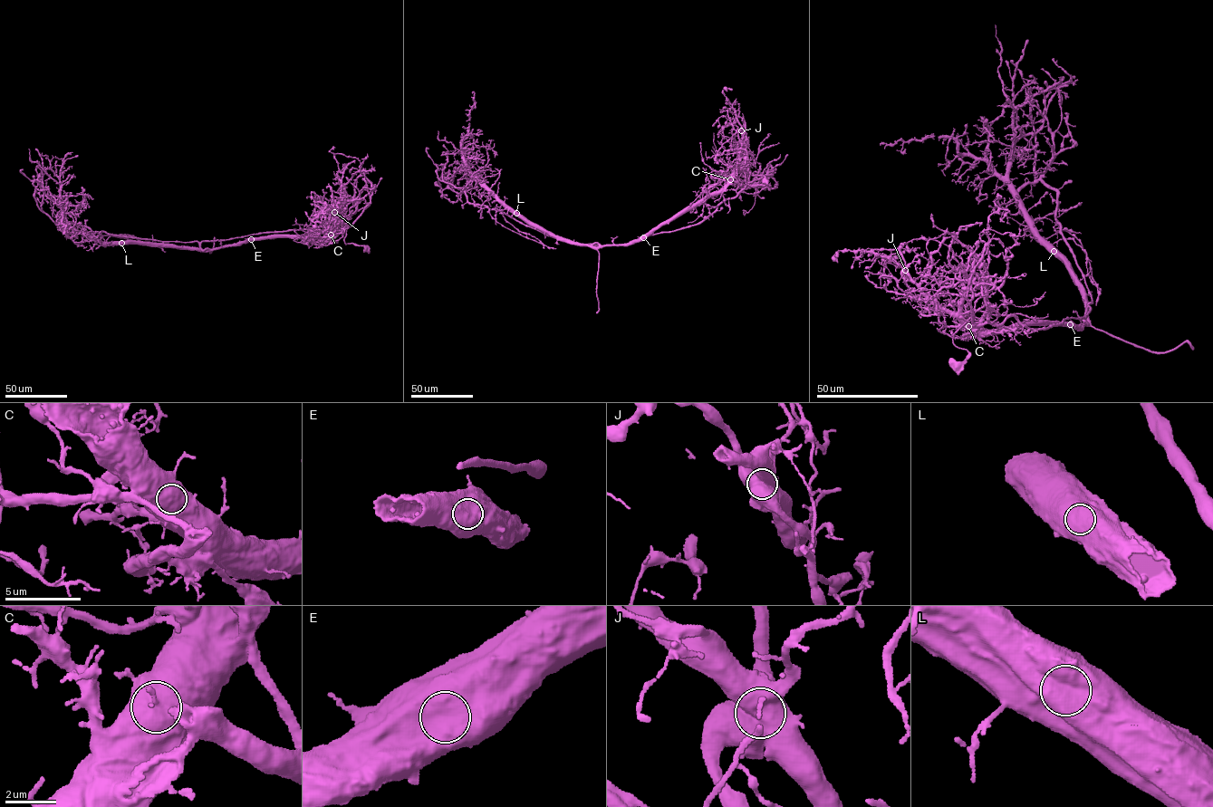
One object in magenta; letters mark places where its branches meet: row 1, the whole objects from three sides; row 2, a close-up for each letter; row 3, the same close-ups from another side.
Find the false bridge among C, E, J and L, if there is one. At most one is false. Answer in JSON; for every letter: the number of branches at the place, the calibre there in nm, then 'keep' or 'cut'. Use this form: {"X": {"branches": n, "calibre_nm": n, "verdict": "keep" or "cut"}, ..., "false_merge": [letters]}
{"C": {"branches": 1, "calibre_nm": 1000, "verdict": "keep"}, "E": {"branches": 1, "calibre_nm": 1000, "verdict": "keep"}, "J": {"branches": 1, "calibre_nm": 1100, "verdict": "cut"}, "L": {"branches": 1, "calibre_nm": 1250, "verdict": "keep"}, "false_merge": ["J"]}

